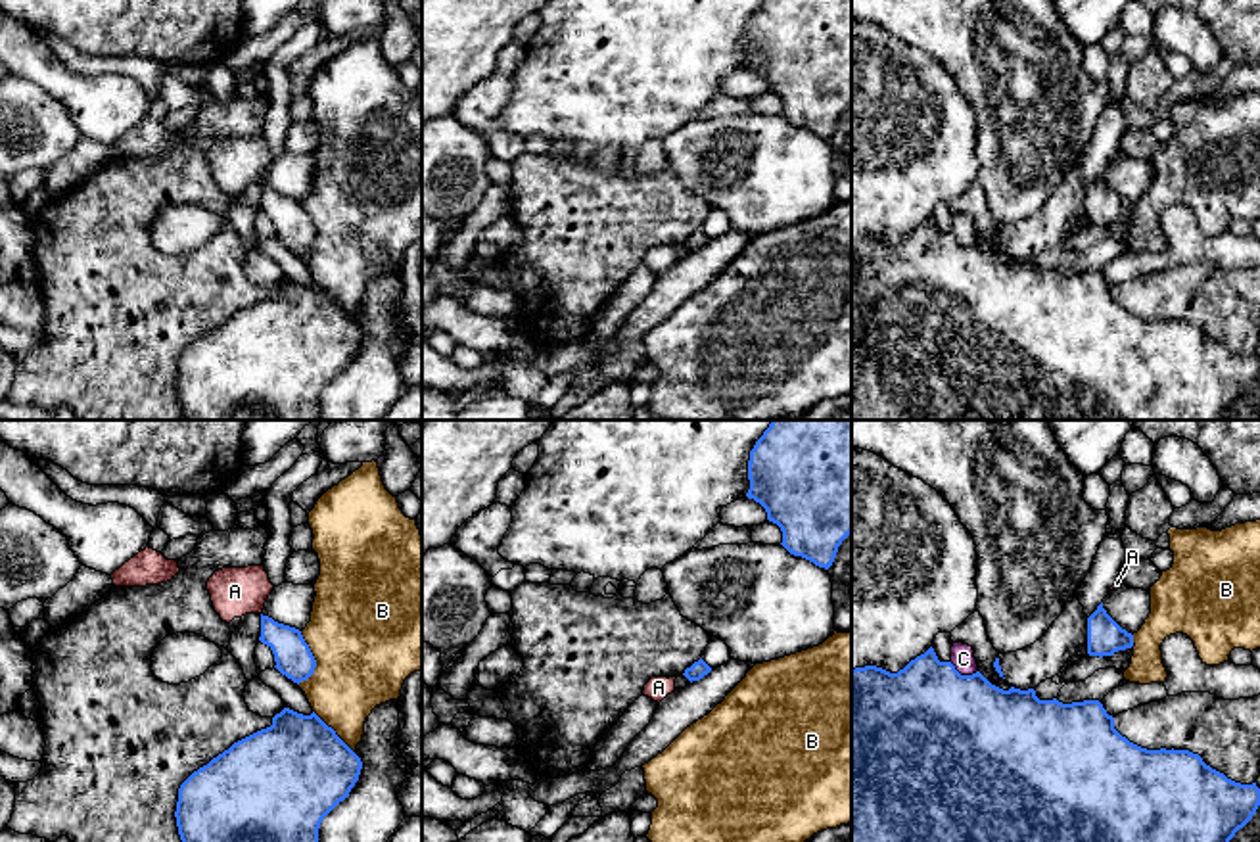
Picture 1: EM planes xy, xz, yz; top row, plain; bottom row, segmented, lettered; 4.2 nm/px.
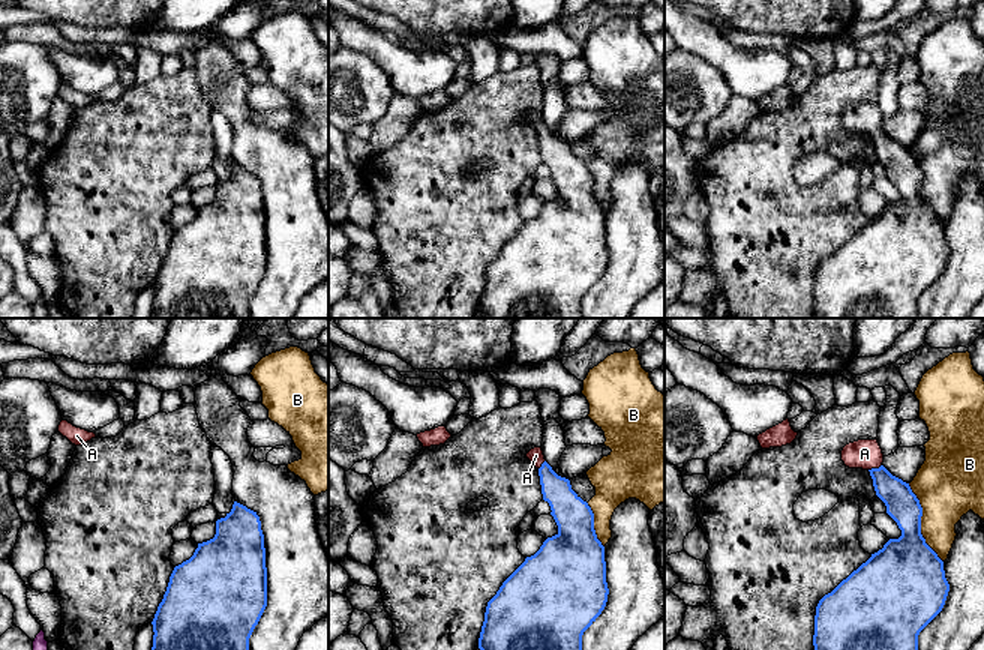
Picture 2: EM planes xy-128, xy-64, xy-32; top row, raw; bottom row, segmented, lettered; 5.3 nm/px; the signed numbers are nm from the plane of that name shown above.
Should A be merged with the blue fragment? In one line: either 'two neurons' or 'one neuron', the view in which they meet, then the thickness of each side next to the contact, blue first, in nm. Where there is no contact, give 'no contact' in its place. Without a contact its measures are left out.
one neuron | xz | 70/20 nm

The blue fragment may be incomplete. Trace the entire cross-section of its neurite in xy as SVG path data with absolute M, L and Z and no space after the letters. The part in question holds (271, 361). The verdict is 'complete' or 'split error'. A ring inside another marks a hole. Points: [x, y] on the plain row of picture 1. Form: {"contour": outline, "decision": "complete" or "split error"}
{"contour": "M284 278L272 288L270 297L234 313L228 320L213 328L207 336L194 341L180 355L175 382L180 410L186 420L318 420L318 399L322 389L349 366L351 359L359 351L361 339L361 328L315 282L311 286L303 286L290 278Z", "decision": "complete"}

